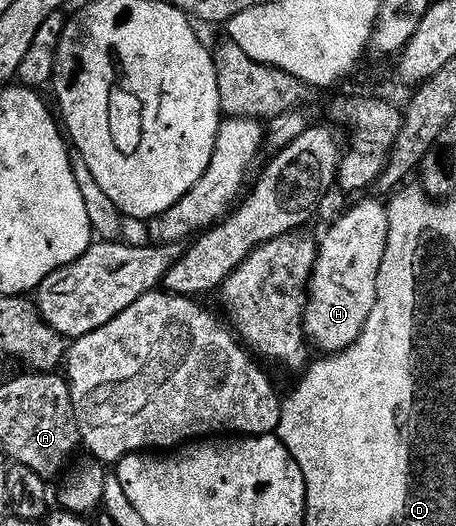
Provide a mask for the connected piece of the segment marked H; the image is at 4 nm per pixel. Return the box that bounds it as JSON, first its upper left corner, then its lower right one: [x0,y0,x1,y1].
[305,199,389,353]

